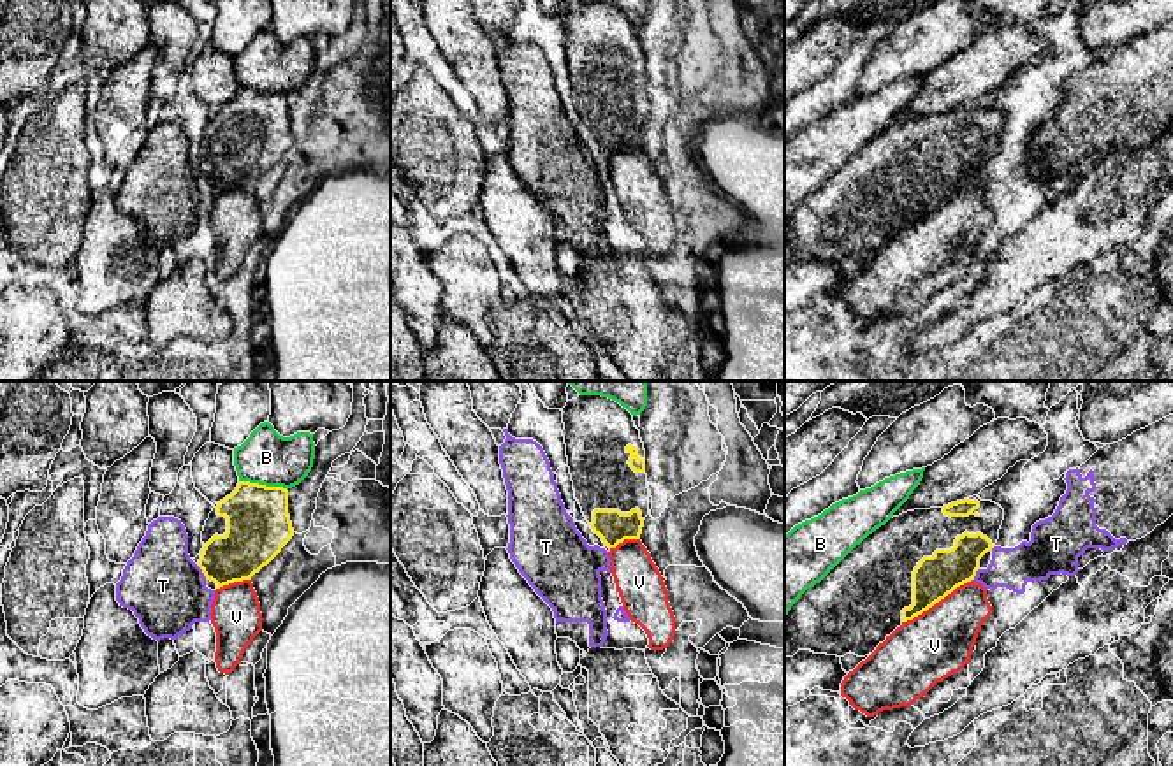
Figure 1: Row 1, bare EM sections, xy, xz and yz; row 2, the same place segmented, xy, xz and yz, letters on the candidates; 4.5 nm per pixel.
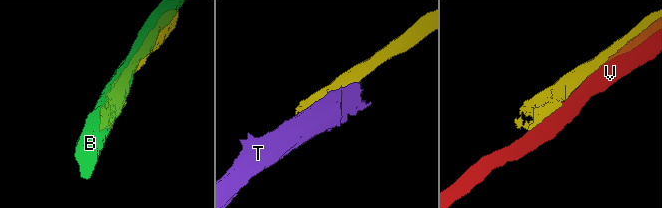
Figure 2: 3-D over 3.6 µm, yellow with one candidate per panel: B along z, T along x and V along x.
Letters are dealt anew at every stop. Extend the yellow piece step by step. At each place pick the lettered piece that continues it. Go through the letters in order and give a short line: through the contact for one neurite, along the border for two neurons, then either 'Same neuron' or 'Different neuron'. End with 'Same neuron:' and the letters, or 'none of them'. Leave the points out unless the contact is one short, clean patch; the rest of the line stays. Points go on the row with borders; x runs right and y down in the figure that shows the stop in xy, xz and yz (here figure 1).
B: Different neuron
T: Line: yz (978, 568), (966, 582). Different neuron
V: Different neuron
Same neuron: none of them

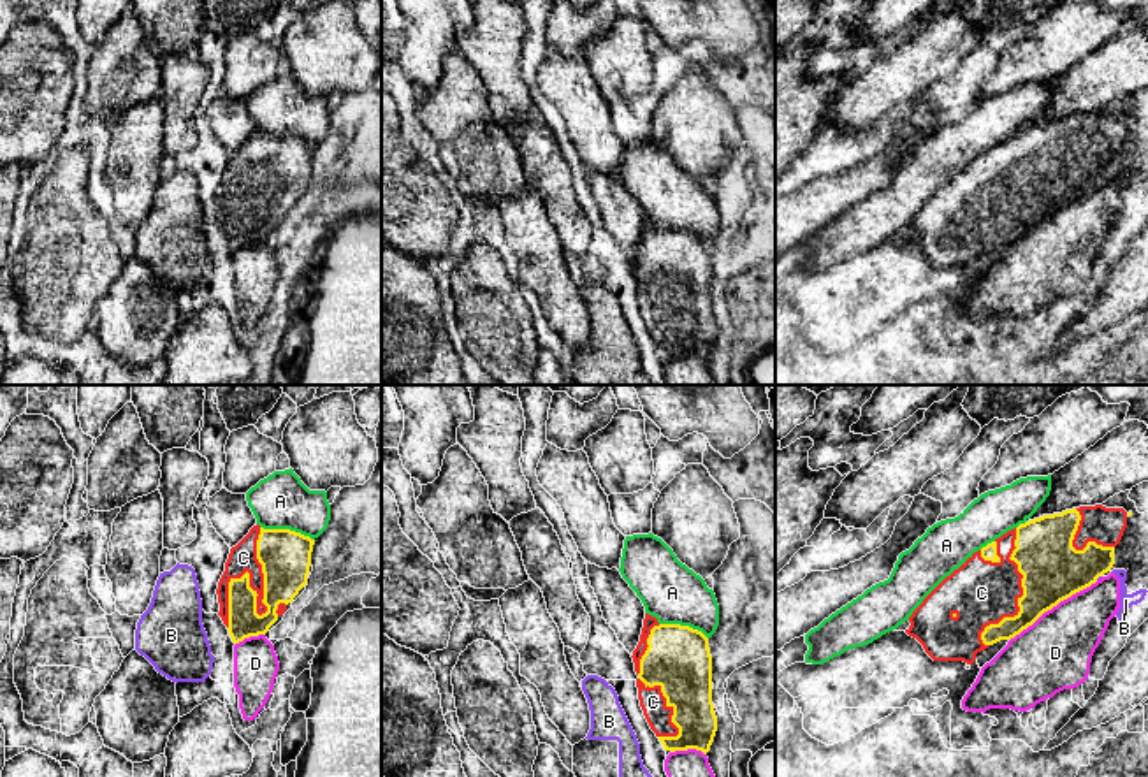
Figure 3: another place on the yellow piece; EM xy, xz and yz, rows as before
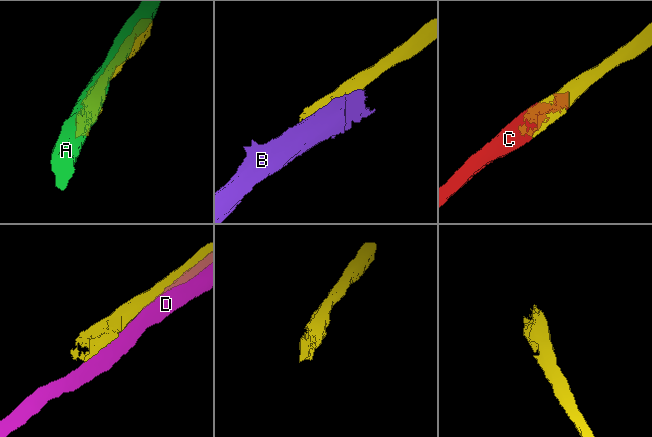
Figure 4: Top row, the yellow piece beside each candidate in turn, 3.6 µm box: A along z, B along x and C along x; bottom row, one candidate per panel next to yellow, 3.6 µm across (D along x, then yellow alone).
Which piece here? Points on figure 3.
A: Different neuron
B: Line: yz (1101, 575), (1096, 579). Different neuron
C: Same neuron
D: Different neuron
Same neuron: C

